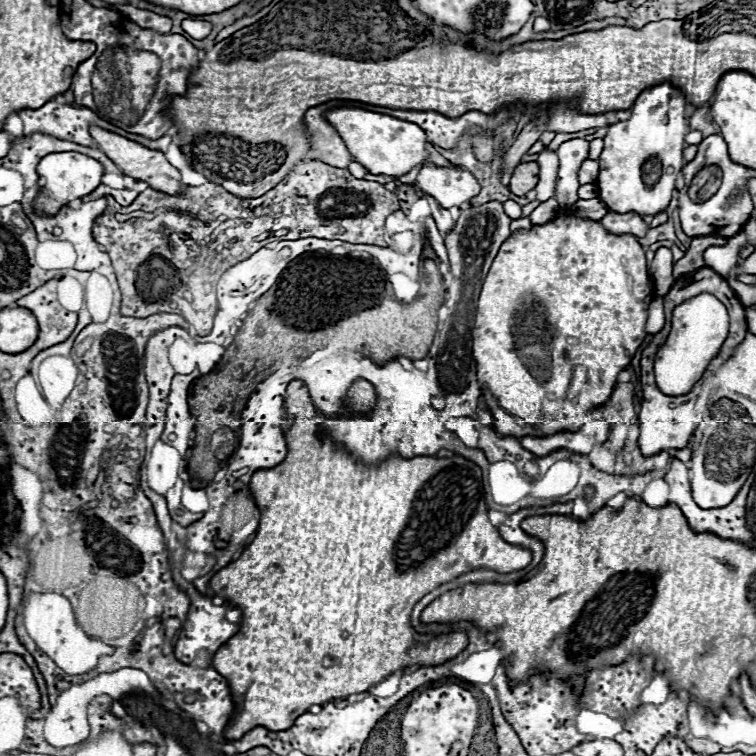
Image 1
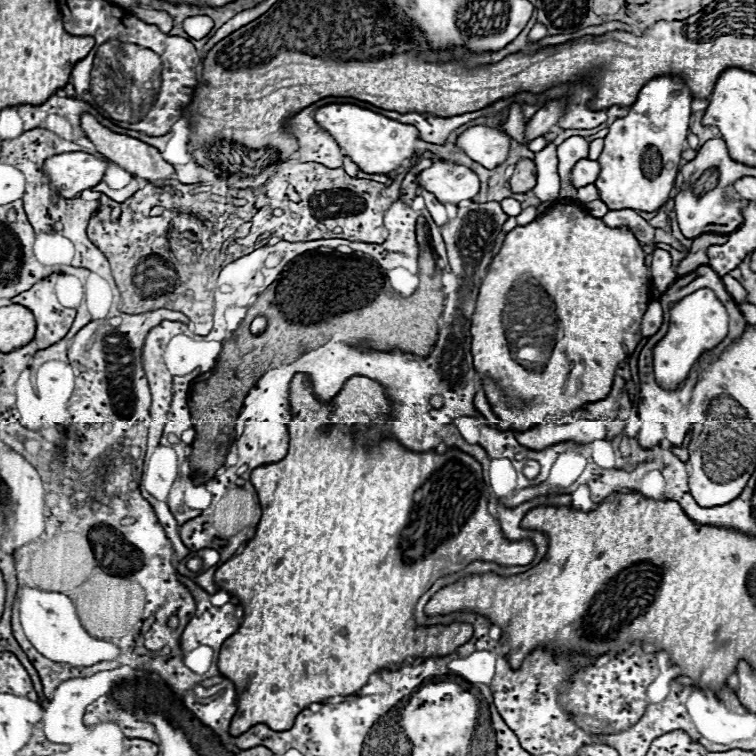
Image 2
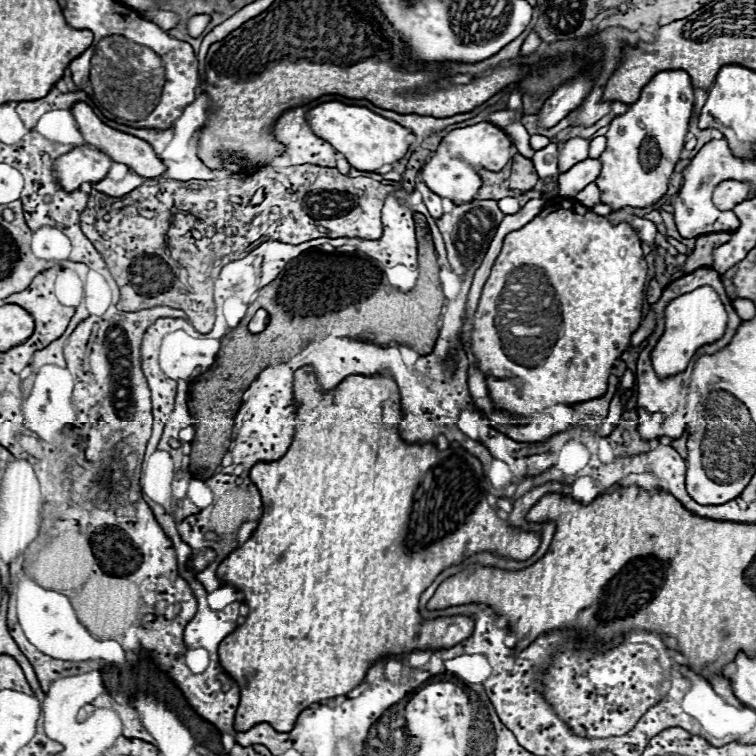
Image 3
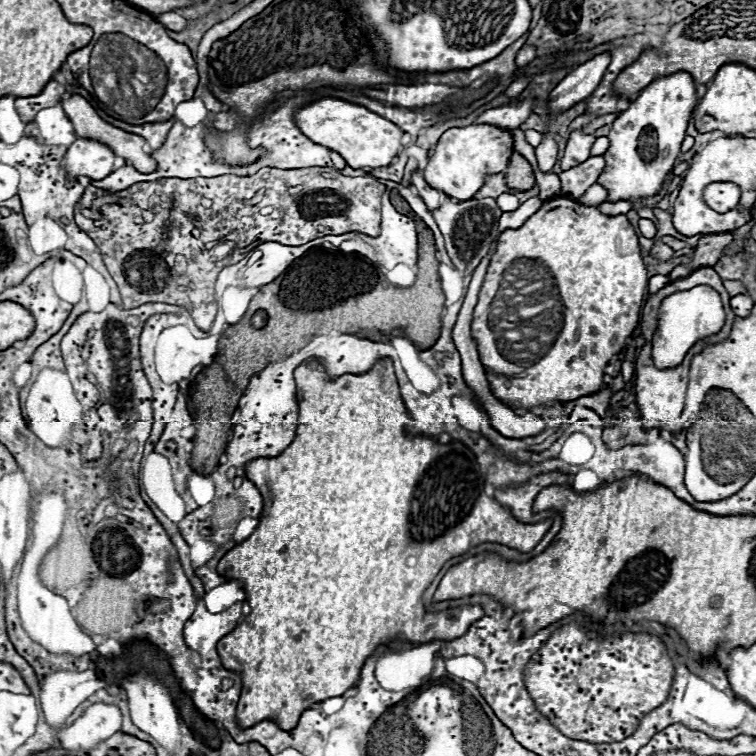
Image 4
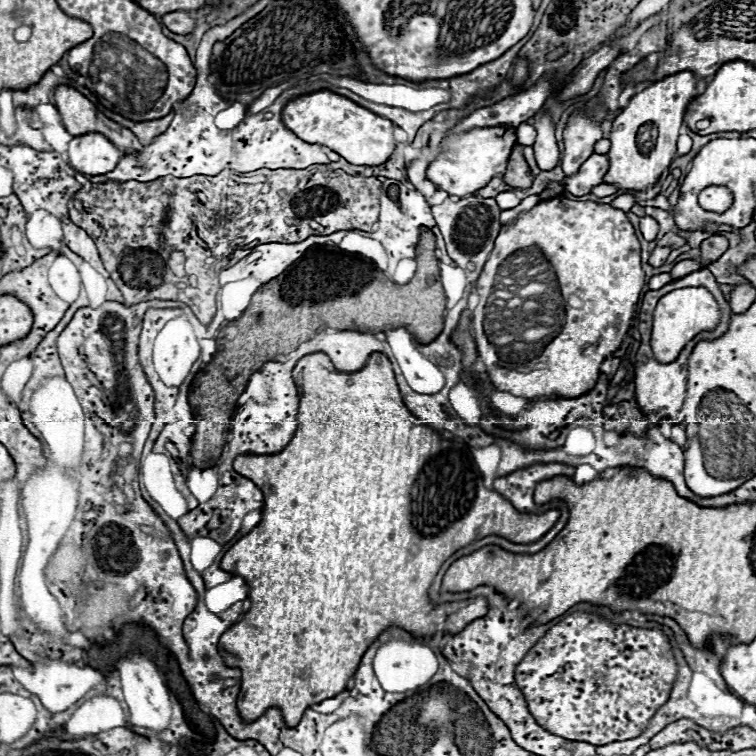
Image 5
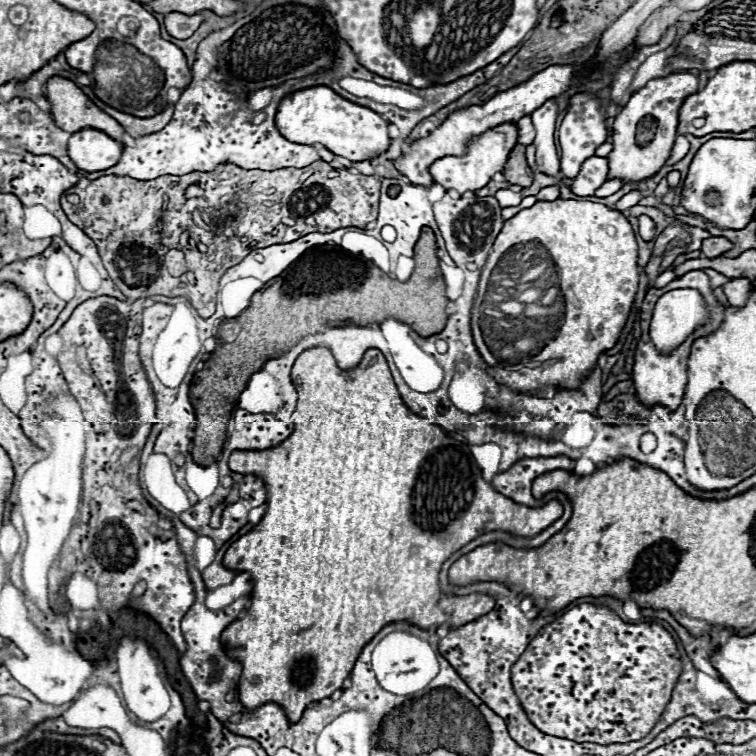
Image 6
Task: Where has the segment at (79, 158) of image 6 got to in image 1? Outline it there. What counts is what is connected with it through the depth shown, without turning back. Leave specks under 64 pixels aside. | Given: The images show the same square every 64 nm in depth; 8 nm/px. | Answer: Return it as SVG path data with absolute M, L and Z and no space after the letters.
M78 152L48 154L38 164L38 176L44 178L44 186L42 186L40 194L34 198L32 210L36 214L46 214L46 216L58 214L62 210L62 206L66 206L68 202L72 202L76 198L84 198L86 194L94 192L100 186L102 174L104 174L102 164L94 158L90 158L90 156L84 156L84 154L78 154Z

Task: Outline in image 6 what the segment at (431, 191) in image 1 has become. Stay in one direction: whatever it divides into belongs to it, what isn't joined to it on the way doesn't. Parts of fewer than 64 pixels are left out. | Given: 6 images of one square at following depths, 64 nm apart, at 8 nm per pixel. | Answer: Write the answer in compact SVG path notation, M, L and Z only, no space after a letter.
M502 124L502 126L496 126L496 128L490 128L488 132L484 134L478 134L474 136L470 142L468 142L468 148L466 148L466 154L462 156L444 156L444 158L438 158L432 166L430 166L430 174L434 178L434 182L438 182L440 186L444 186L446 190L456 190L458 194L464 194L466 190L480 190L484 188L490 178L496 174L496 172L502 172L504 170L504 164L508 160L508 154L512 152L512 148L516 146L516 138L518 138L518 130L516 130L516 124Z

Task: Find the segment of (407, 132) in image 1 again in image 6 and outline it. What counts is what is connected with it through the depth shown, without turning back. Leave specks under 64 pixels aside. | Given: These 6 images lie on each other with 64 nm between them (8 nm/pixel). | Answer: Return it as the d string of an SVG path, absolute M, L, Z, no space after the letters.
M314 86L286 96L276 112L276 126L282 136L302 144L322 144L330 152L348 158L350 162L364 162L384 154L390 148L388 122L374 110L358 106L338 96L328 86Z

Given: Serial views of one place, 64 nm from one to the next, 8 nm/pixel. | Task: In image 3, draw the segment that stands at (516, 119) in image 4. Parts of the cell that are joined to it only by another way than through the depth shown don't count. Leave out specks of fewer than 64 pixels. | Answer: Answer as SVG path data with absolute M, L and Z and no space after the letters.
M512 110L494 112L494 114L490 114L490 118L488 118L488 122L492 122L492 124L498 126L498 128L506 128L512 120L514 120L514 112L512 112Z

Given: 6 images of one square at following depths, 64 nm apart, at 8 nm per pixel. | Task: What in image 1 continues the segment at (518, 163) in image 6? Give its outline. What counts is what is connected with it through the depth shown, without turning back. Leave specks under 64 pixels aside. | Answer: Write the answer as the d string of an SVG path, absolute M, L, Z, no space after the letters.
M524 162L518 164L514 174L512 174L512 182L510 182L510 190L516 196L526 196L530 190L536 188L538 184L538 162Z

